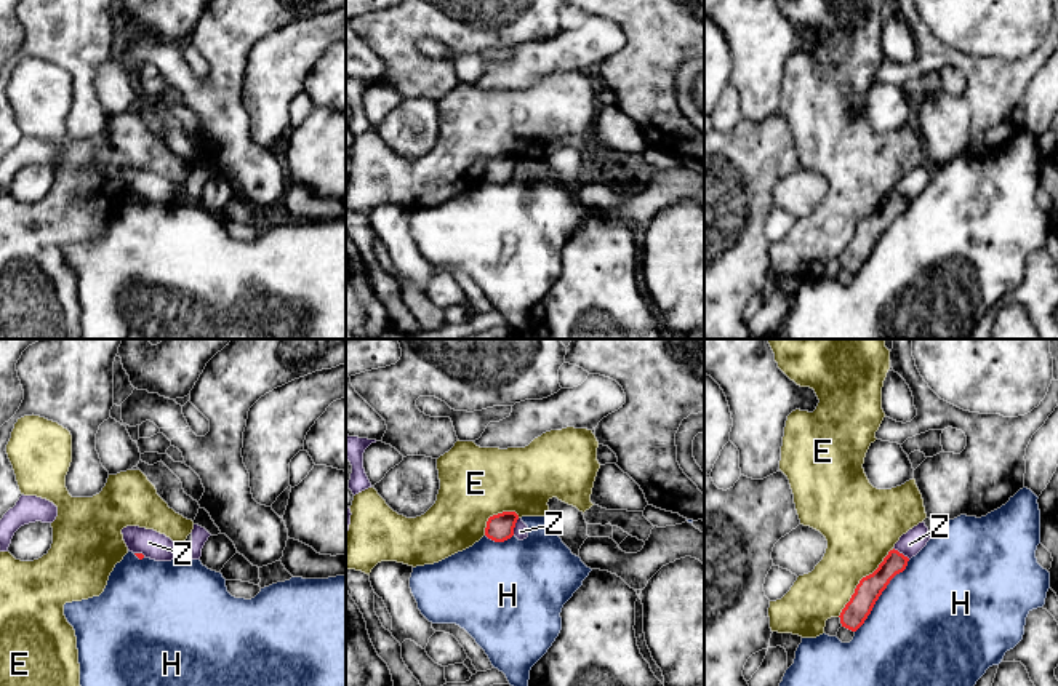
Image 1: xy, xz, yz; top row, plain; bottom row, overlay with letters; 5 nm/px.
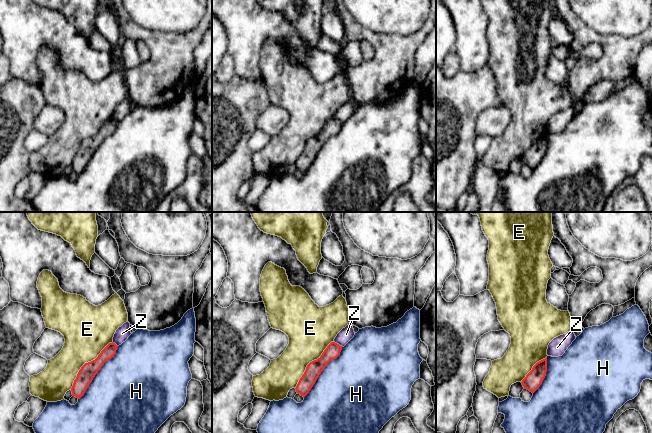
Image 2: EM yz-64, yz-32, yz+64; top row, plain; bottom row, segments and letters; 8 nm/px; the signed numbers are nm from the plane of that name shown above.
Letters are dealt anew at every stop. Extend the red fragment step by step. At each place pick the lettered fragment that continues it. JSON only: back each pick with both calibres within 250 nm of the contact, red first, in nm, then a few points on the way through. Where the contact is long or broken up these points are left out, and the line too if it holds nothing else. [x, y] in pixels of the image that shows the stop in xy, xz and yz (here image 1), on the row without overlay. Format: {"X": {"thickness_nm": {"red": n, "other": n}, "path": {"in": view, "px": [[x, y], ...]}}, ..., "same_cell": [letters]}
{"same_cell": []}

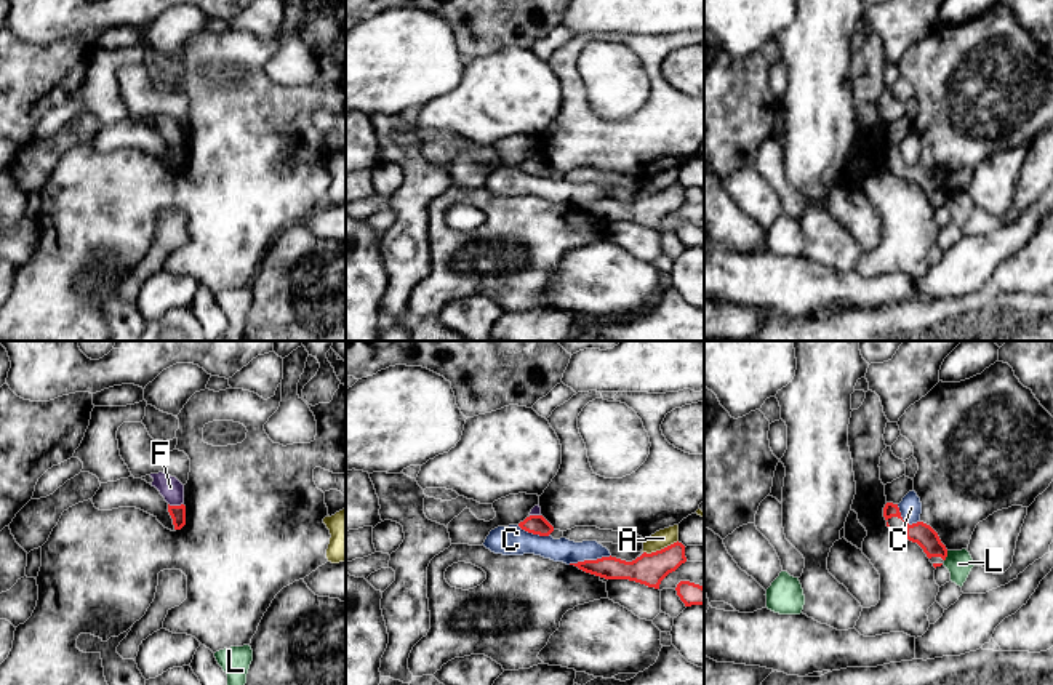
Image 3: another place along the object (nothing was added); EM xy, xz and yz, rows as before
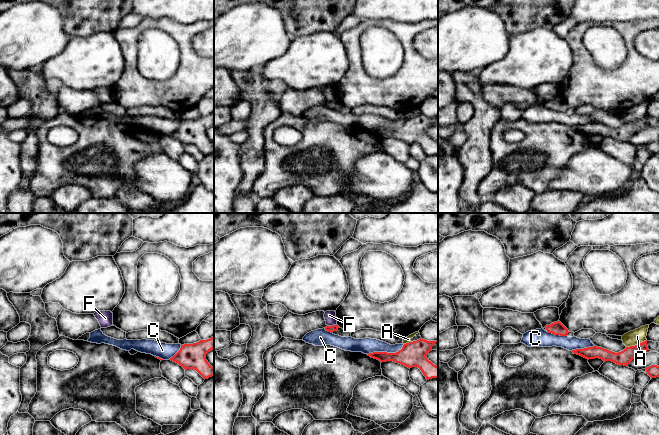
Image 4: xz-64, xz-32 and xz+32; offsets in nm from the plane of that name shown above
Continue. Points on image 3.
{"same_cell": []}

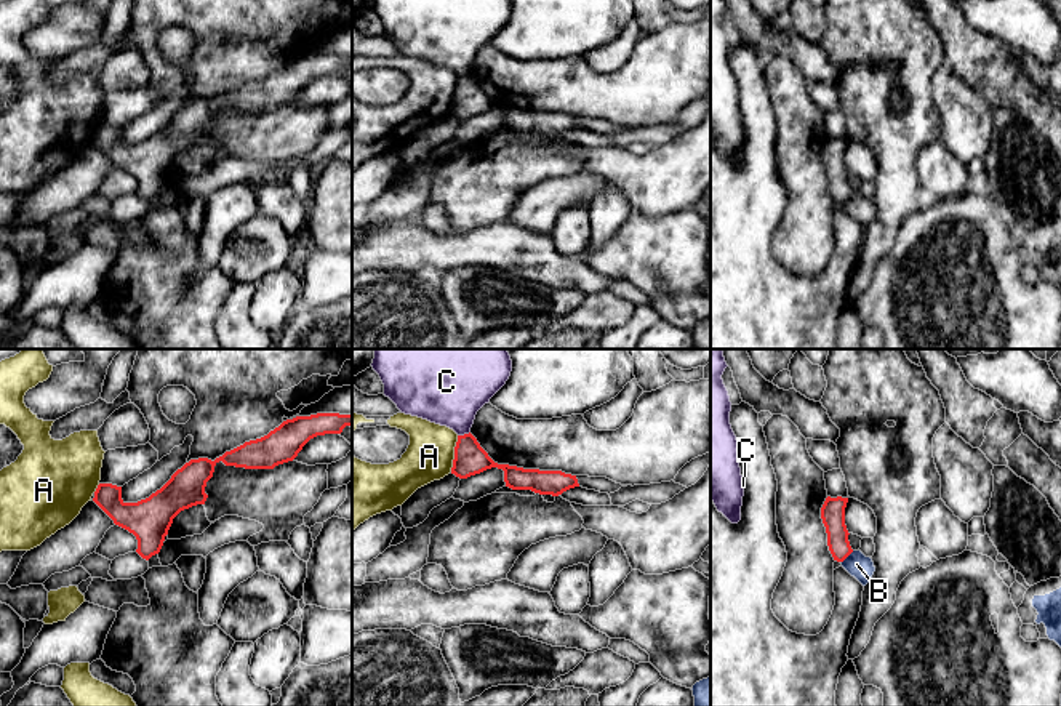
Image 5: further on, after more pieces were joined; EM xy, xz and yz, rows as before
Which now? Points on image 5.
{"B": {"thickness_nm": {"red": 130, "other": 120}, "path": {"in": "yz", "px": [[832, 154], [837, 184], [847, 197], [856, 205]]}}, "same_cell": ["B"]}

